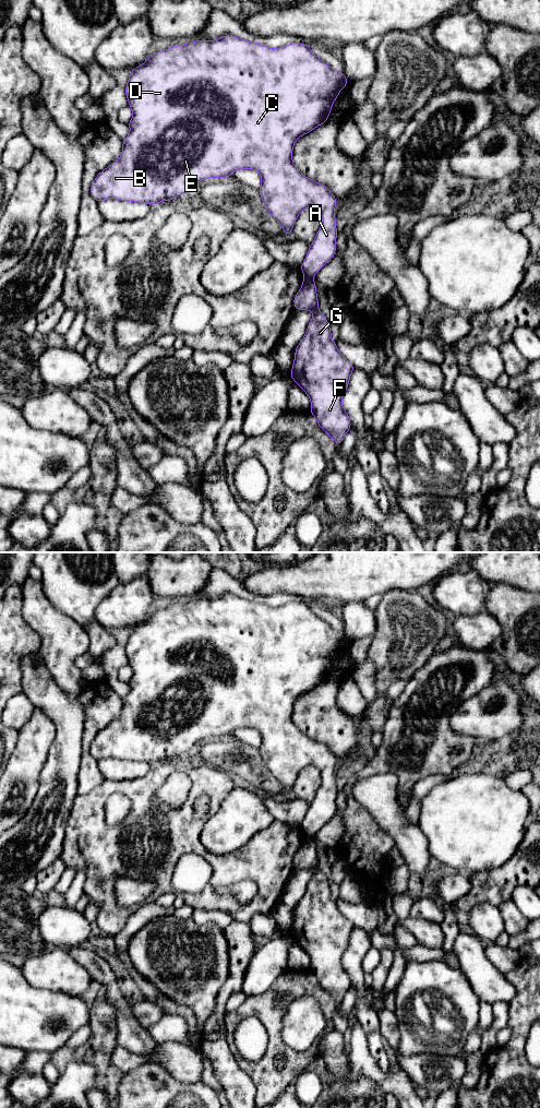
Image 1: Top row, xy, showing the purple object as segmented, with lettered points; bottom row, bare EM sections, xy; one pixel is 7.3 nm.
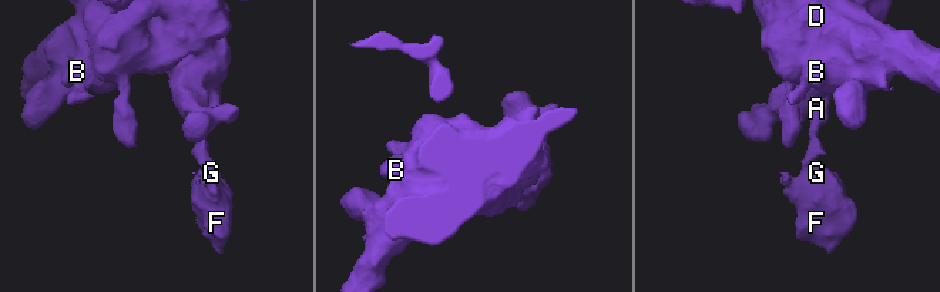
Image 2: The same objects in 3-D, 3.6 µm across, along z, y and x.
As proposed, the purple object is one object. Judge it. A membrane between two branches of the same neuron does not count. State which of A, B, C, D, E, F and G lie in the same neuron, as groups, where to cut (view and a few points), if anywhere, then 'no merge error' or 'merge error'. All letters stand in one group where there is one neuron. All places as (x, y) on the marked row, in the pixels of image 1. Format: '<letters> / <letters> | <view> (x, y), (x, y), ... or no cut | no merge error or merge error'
A B C D E / F G | xy (306, 277), (312, 280) | merge error

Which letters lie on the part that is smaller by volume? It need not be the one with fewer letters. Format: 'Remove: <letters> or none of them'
Remove: F, G

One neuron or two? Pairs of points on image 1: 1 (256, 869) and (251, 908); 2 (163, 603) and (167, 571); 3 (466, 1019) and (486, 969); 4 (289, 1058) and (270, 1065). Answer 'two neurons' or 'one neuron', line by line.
1: one neuron
2: two neurons
3: two neurons
4: one neuron

